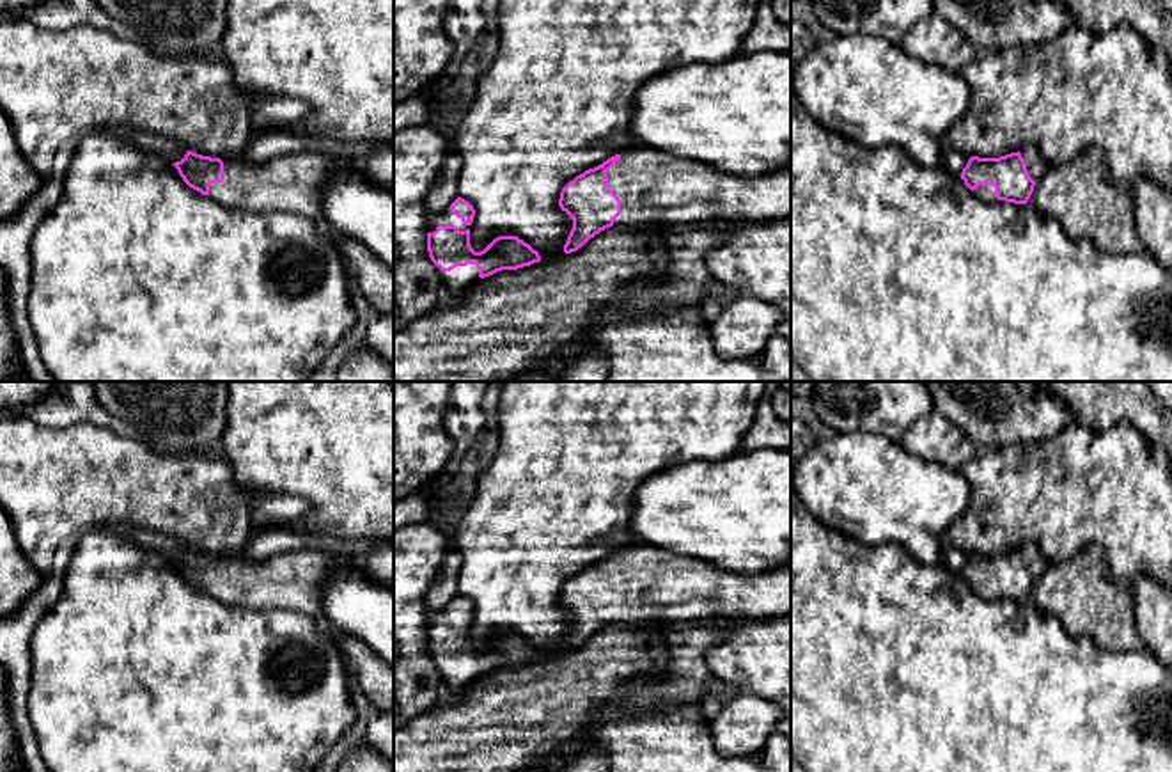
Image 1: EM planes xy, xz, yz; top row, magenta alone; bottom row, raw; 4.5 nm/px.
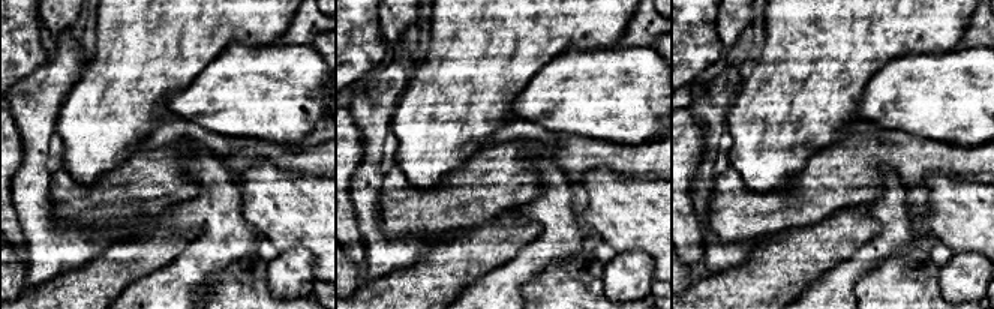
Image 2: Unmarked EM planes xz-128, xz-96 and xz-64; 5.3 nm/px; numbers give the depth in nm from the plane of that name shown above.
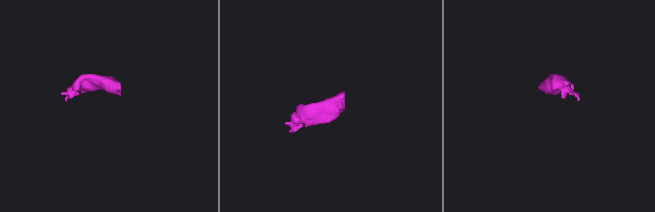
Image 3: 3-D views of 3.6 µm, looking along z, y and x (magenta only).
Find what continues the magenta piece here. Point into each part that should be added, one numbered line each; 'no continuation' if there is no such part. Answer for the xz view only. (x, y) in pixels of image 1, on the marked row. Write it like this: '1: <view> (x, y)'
1: xz (655, 187)
2: xz (445, 217)
3: xz (456, 281)

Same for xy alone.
1: xy (295, 181)

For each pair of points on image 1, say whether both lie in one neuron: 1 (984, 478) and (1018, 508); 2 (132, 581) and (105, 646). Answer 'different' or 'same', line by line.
1: same
2: same

